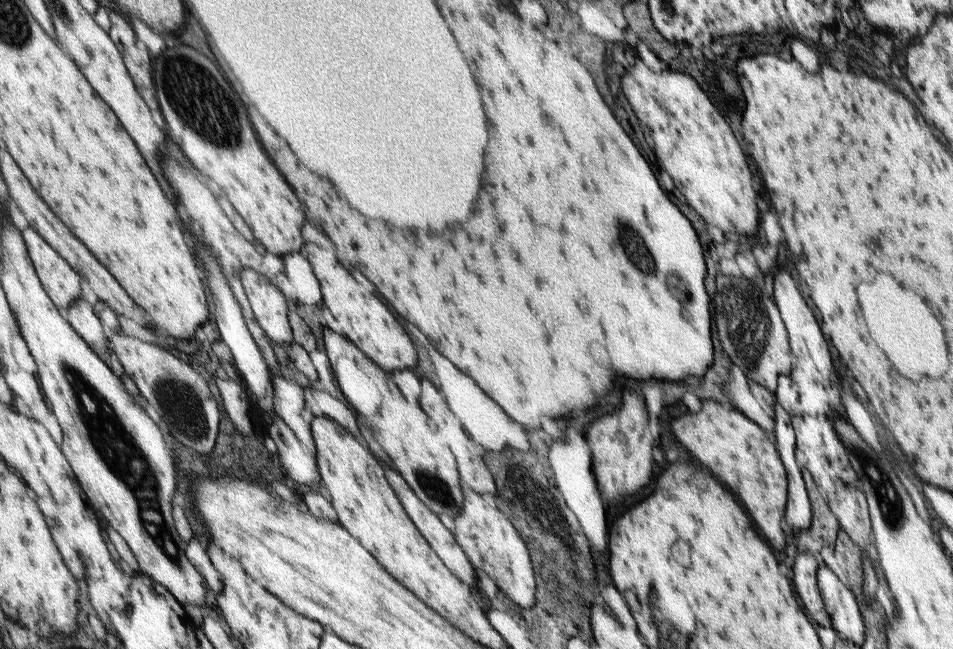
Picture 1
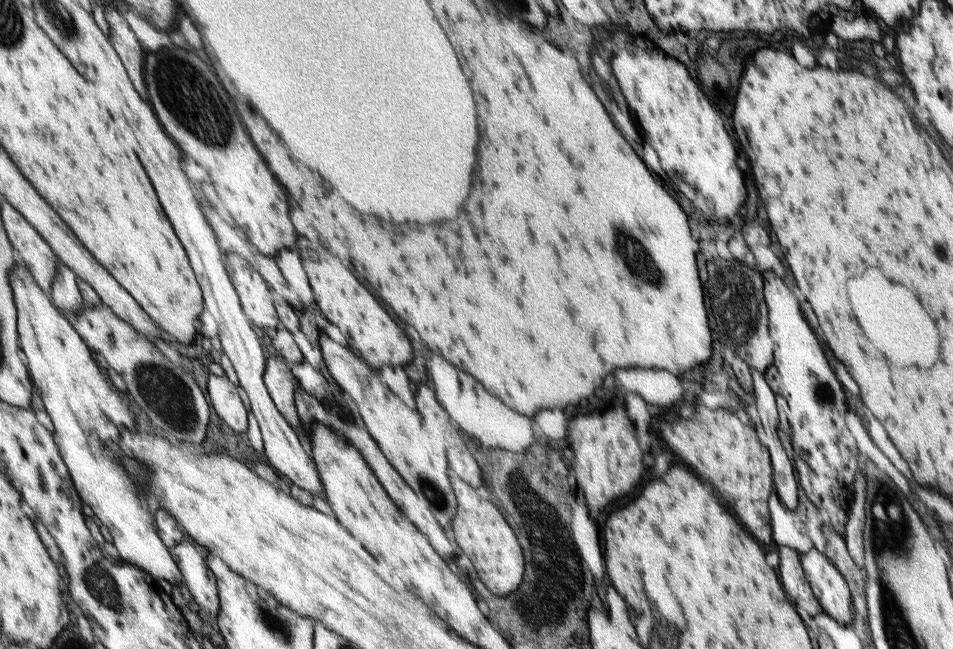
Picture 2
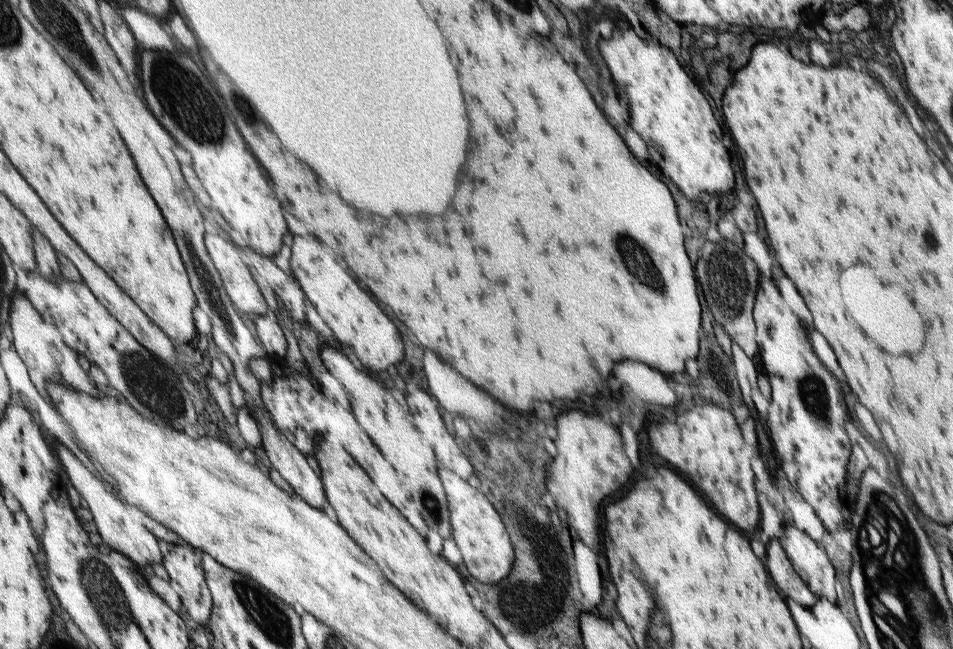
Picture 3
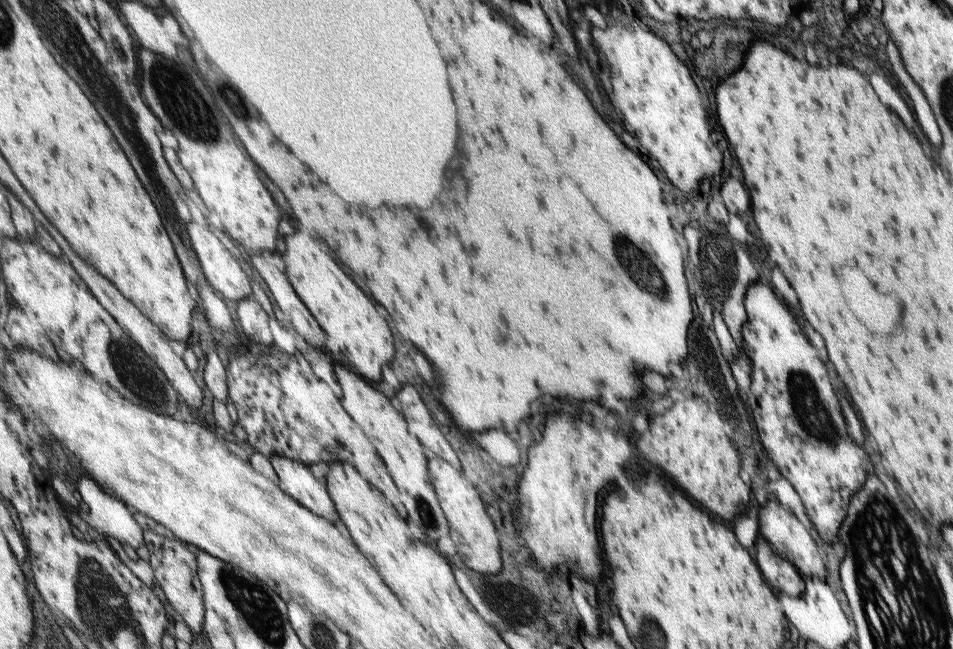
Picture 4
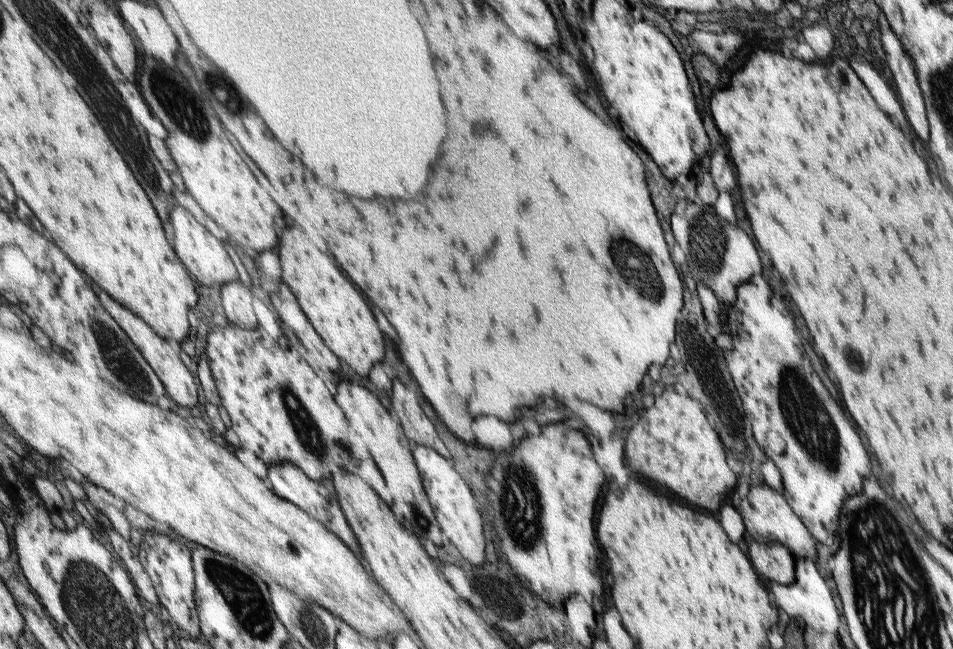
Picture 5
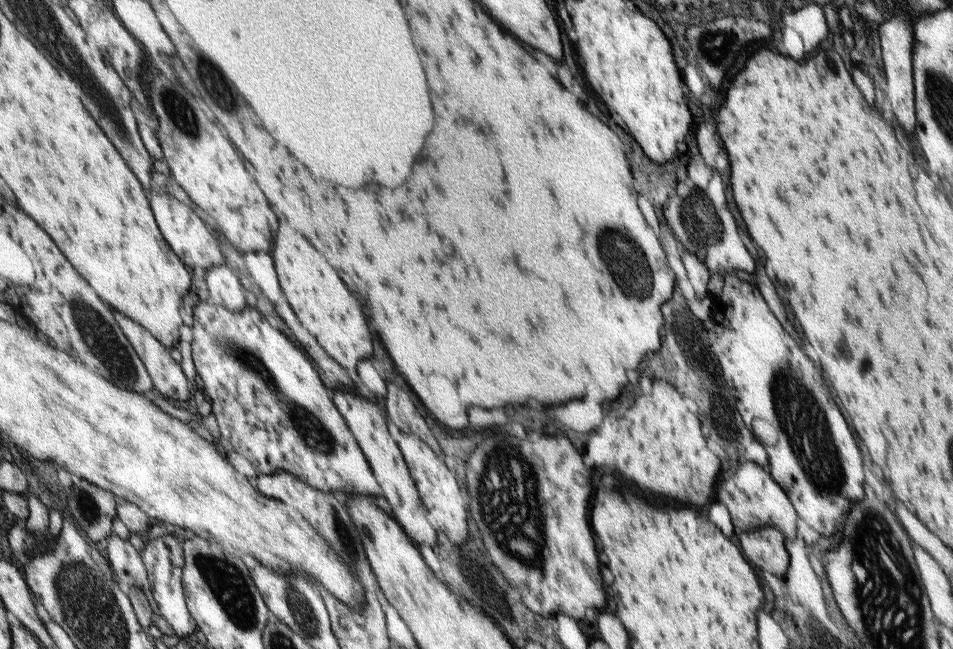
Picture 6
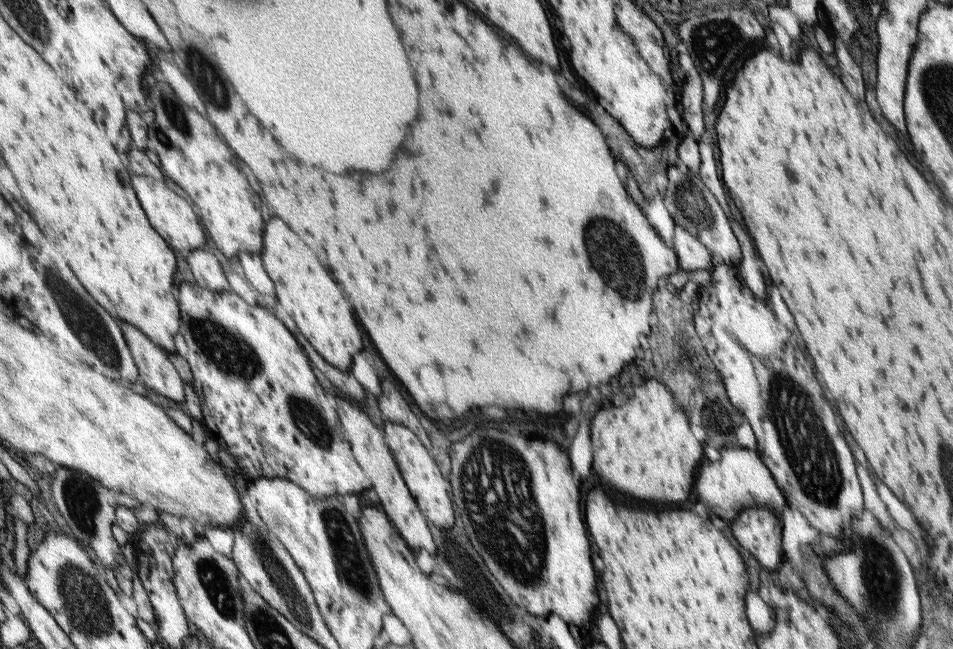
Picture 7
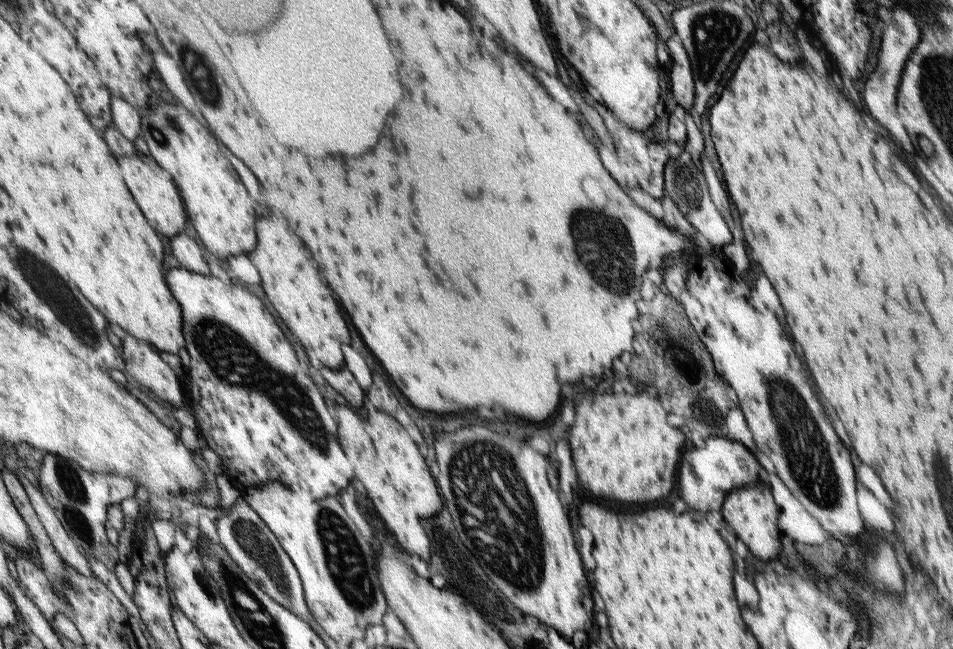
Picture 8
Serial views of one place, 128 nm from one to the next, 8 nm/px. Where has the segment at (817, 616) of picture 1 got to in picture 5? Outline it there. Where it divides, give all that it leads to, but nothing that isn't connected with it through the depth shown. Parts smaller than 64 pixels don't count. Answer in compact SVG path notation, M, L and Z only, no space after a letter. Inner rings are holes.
M747 539L747 548L751 556L751 564L763 572L763 578L775 580L779 584L789 586L793 582L793 558L785 546L781 544L761 544Z

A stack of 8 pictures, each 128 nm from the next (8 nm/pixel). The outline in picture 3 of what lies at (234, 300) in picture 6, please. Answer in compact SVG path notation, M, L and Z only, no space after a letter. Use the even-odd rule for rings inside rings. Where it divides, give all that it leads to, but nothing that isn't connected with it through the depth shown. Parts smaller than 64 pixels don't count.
M269 314L259 316L259 318L253 319L253 322L259 340L268 355L285 360L287 352L289 352L289 342L277 319L272 314Z

